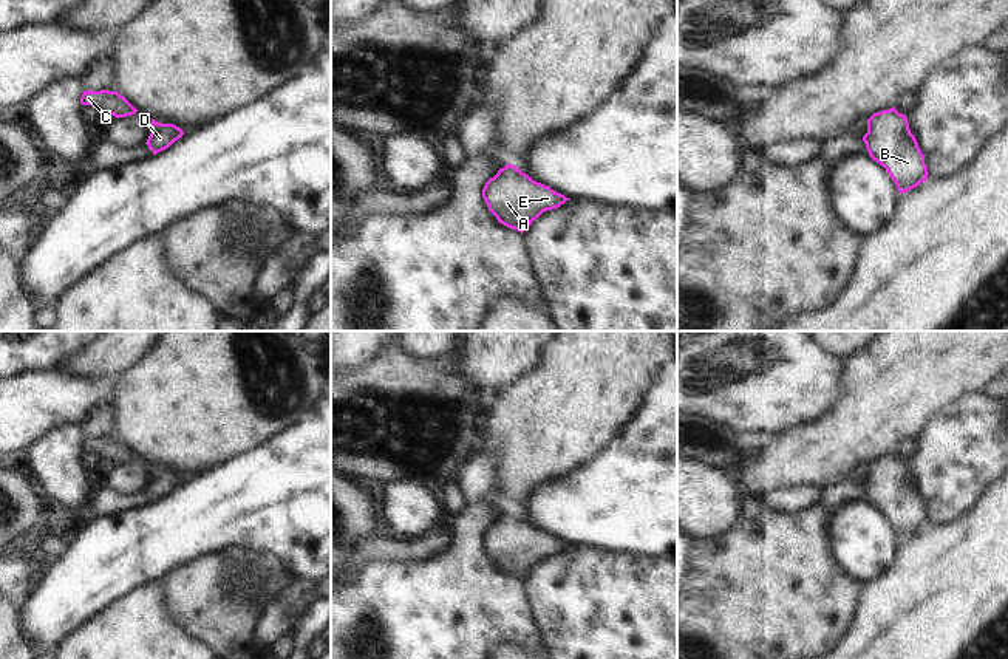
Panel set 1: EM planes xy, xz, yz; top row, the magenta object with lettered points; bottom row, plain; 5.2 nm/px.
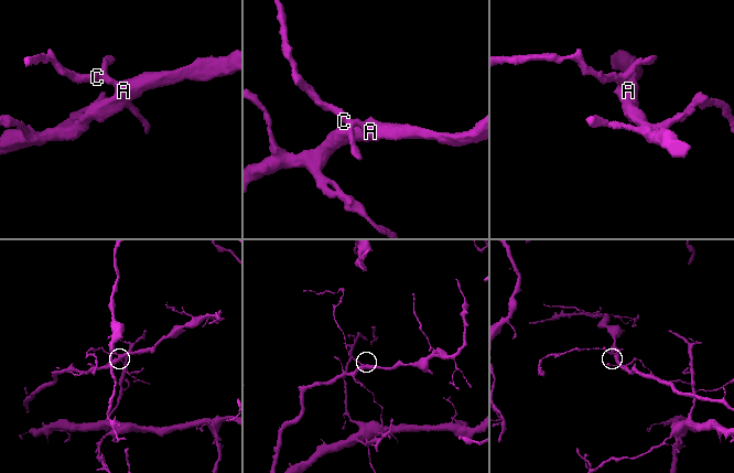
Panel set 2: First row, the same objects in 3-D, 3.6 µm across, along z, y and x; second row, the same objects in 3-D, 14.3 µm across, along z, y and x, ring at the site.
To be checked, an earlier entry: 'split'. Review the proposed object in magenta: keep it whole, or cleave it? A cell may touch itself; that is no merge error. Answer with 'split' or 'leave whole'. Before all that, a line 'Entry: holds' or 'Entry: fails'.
Entry: fails
leave whole

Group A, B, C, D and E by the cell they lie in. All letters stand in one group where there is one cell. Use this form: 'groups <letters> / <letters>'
groups A B C D E

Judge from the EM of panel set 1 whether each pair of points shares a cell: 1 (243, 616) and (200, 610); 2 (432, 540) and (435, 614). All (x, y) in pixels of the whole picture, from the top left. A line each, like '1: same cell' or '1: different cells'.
1: same cell
2: different cells

